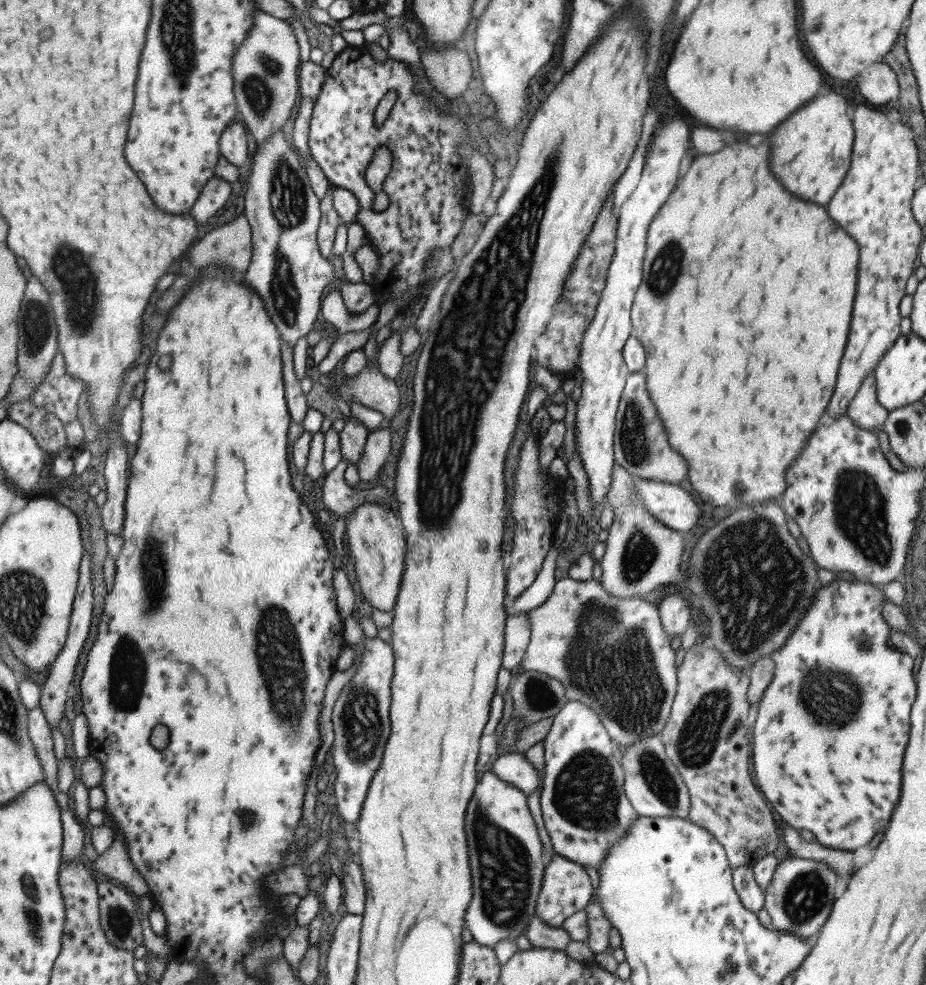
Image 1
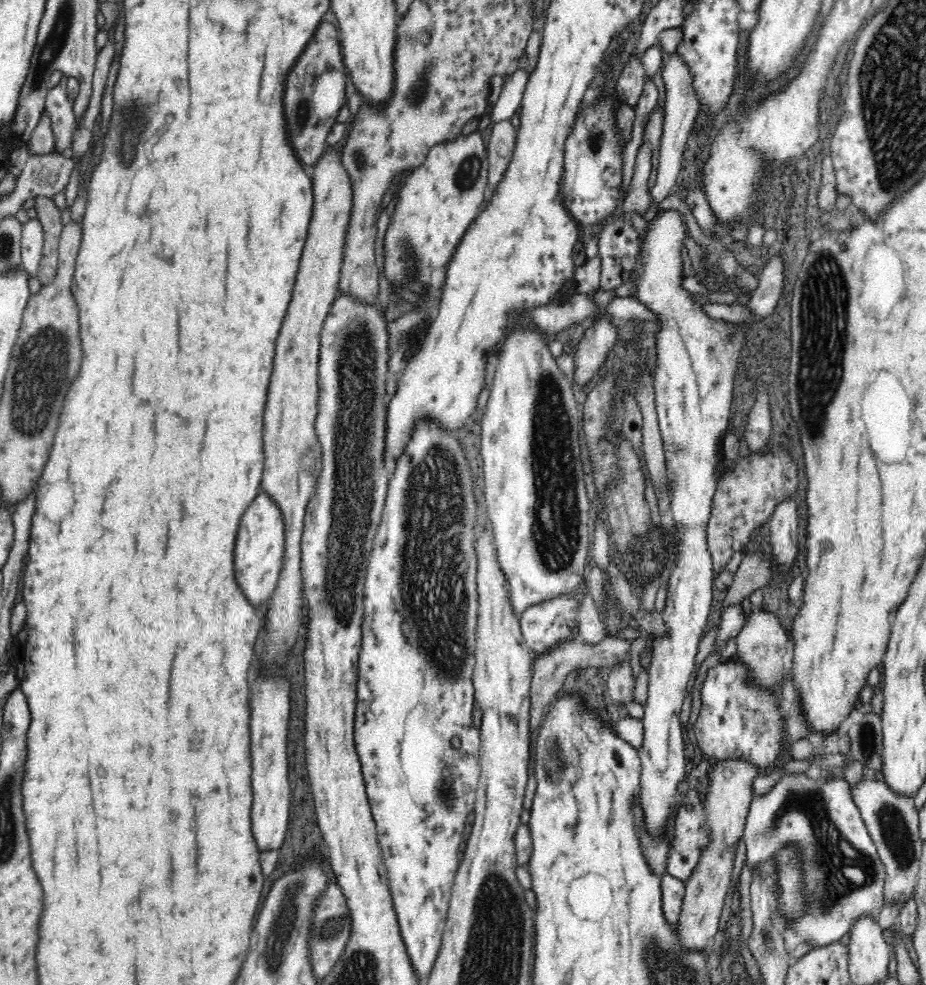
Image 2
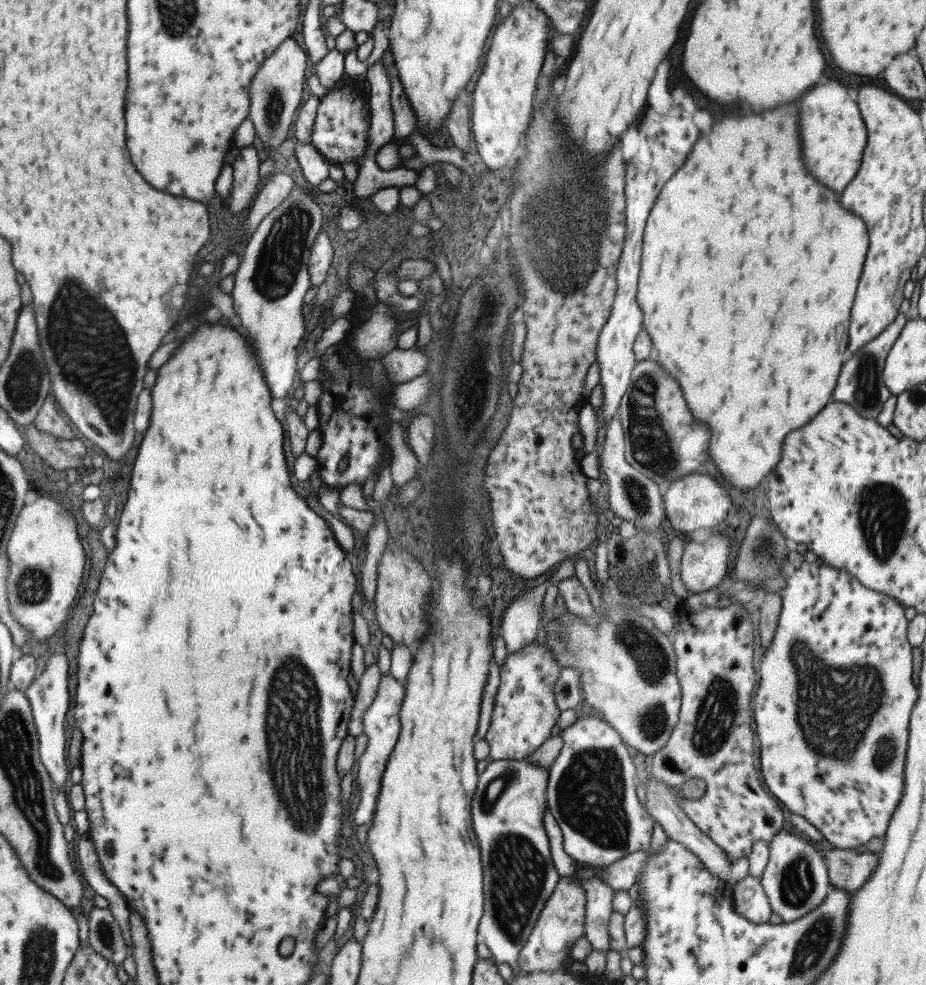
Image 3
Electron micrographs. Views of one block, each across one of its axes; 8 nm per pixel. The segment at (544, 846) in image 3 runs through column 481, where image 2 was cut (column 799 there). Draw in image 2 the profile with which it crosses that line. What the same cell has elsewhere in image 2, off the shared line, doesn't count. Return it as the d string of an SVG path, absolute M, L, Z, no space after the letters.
M805 772L782 774L768 792L753 792L741 837L746 844L745 866L751 871L752 877L754 872L761 876L776 899L780 898L780 873L778 863L774 863L776 856L784 848L793 848L793 858L797 860L797 868L801 870L801 898L805 898L805 907L801 910L802 916L784 918L782 922L792 934L800 936L804 944L810 944L810 948L816 949L838 942L850 925L854 925L858 916L868 913L873 918L878 918L879 910L886 905L883 901L884 865L851 797L850 784L842 778L830 778L819 773L808 776Z

